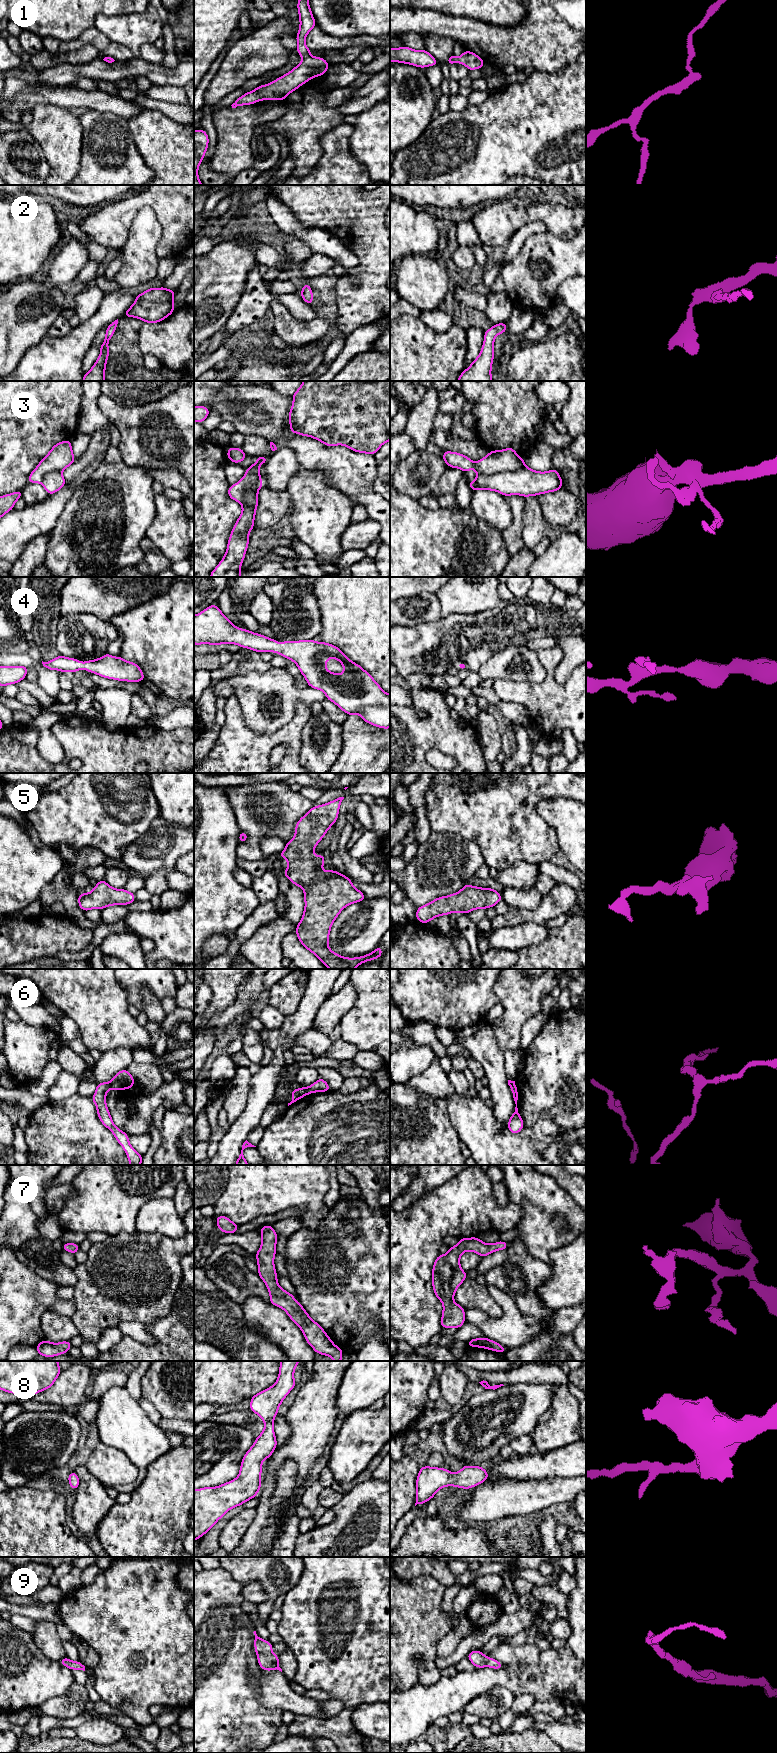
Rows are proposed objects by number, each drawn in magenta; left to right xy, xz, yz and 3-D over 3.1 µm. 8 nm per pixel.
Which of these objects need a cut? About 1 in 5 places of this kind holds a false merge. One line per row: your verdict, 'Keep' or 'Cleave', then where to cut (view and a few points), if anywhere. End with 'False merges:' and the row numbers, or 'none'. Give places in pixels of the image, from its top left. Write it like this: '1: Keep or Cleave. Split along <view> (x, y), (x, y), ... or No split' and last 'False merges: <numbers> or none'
1: Keep. No split
2: Keep. No split
3: Cleave. Split along yz (524, 465), (514, 470), (498, 471), (491, 474), (478, 473)
4: Keep. No split
5: Keep. No split
6: Cleave. Split along xy (110, 1082), (112, 1087)
7: Keep. No split
8: Keep. No split
9: Keep. No split
False merges: 3, 6

